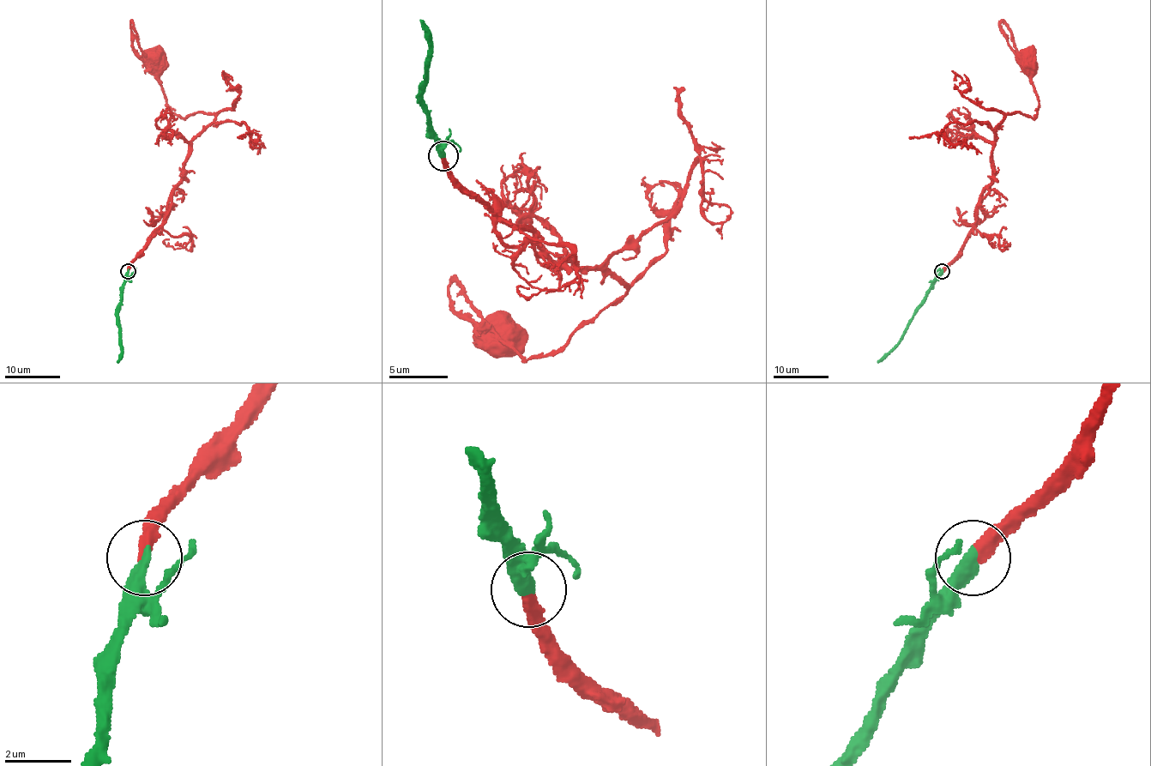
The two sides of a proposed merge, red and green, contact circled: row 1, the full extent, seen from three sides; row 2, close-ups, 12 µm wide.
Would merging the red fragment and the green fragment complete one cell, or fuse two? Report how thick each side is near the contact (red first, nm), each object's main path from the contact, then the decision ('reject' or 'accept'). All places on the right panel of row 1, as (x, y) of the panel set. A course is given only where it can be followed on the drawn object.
400 nm thick on the red side, 400 nm on the other; red runs (943, 271), (975, 224), (979, 195), (991, 181), (994, 129), (1008, 114), (1036, 114), (1039, 98), (1027, 61); green runs (942, 271), (902, 339), (877, 363); accept

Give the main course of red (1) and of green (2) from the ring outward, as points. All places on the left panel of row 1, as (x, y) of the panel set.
1: (128, 271), (171, 206), (171, 190), (180, 181), (189, 145), (215, 117), (175, 114), (166, 103), (155, 61)
2: (128, 271), (117, 311), (121, 360), (117, 363)

